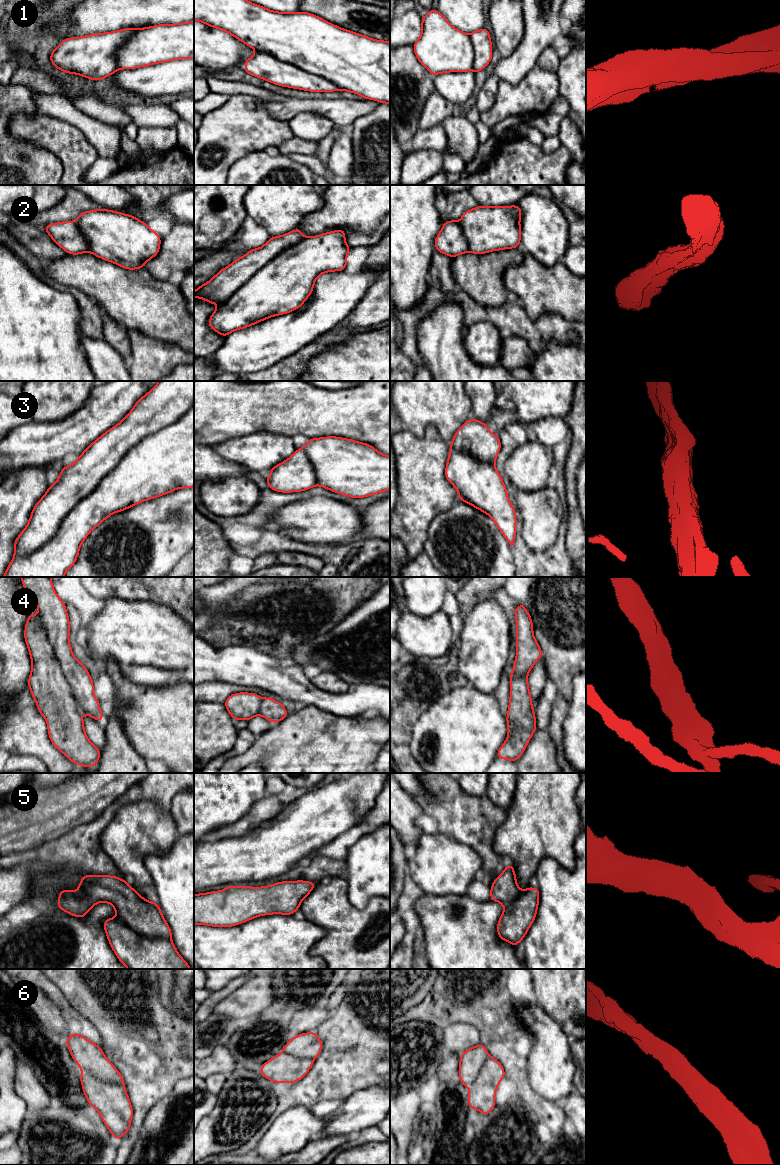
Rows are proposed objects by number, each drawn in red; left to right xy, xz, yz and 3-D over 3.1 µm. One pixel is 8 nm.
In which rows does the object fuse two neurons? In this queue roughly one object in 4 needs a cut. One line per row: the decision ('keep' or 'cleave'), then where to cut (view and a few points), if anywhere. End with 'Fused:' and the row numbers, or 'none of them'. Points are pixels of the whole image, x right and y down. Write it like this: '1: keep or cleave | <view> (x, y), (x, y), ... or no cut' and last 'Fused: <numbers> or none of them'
1: keep | no cut
2: keep | no cut
3: keep | no cut
4: keep | no cut
5: keep | no cut
6: keep | no cut
Fused: none of them

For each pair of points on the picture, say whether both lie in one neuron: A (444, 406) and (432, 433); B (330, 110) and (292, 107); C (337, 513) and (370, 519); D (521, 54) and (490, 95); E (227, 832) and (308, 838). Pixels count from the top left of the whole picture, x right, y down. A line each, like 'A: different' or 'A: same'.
A: different
B: same
C: different
D: different
E: different

